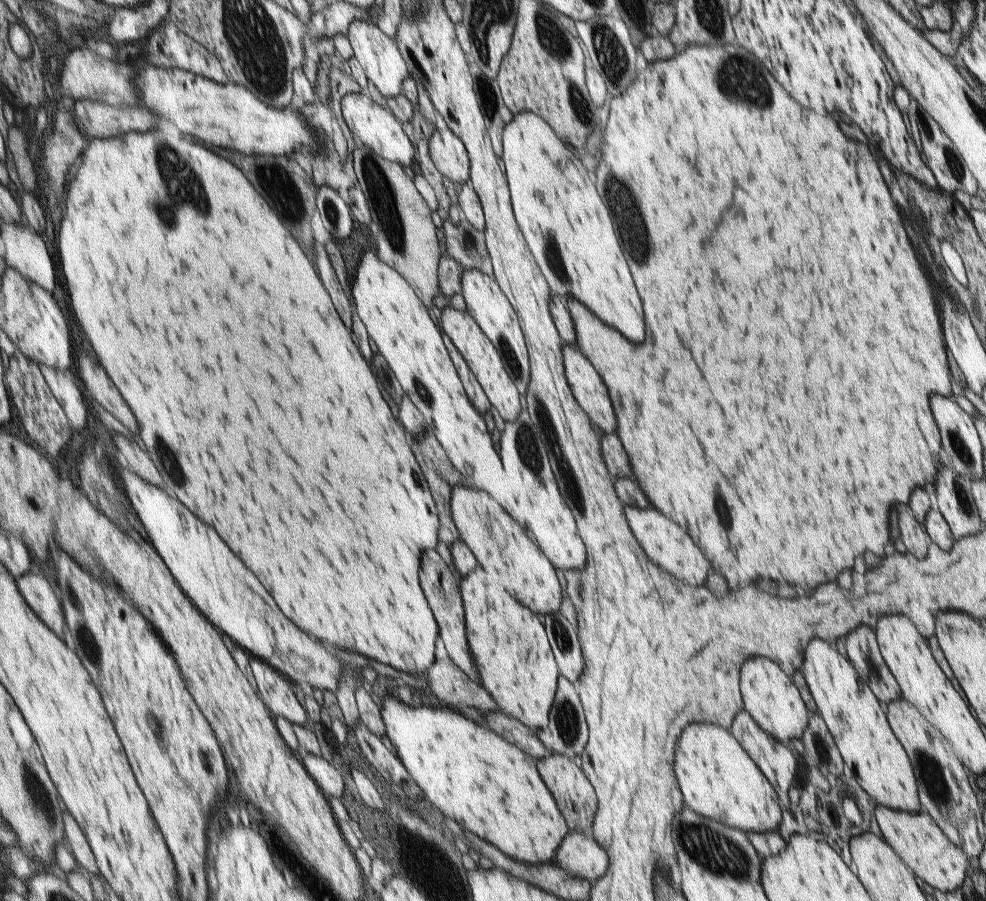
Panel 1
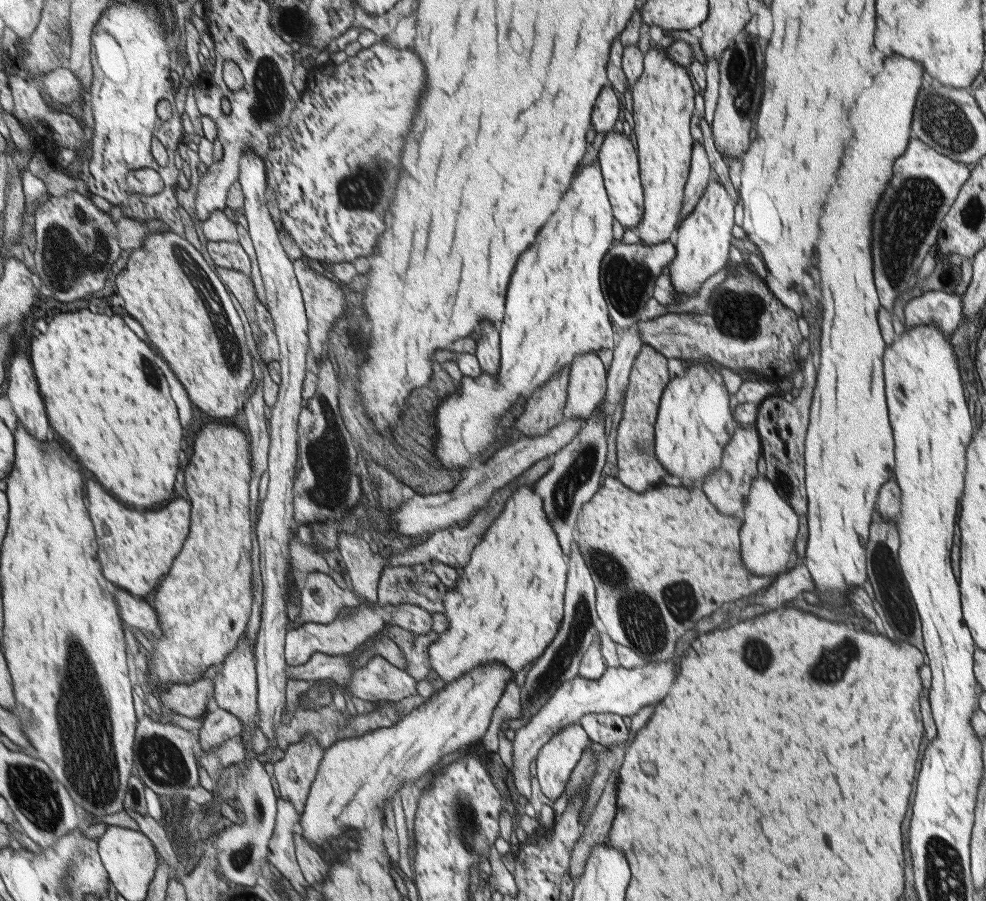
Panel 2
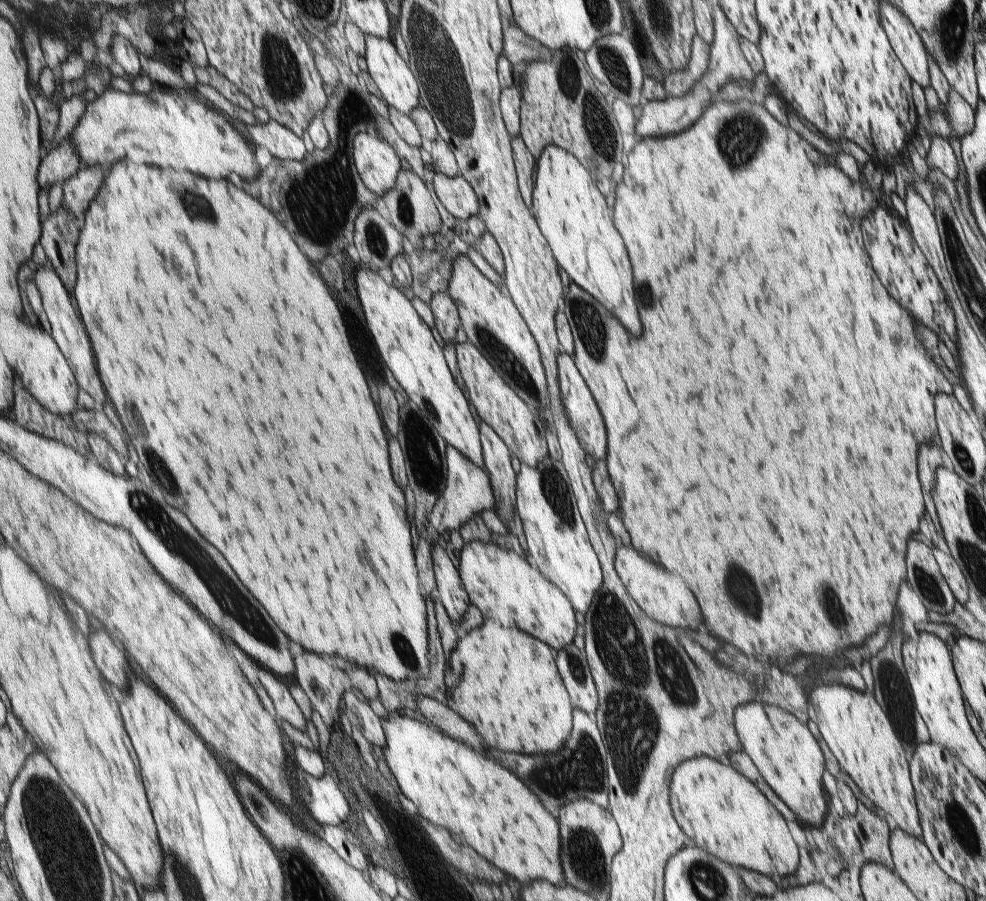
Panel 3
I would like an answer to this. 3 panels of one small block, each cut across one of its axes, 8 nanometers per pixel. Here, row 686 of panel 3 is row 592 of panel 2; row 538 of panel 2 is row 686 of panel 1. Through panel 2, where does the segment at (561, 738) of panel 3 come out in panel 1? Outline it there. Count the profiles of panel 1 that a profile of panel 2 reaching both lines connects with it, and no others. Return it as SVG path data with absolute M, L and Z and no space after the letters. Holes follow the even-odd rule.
M481 566L474 570L476 572L470 572L472 576L461 579L464 580L464 604L470 604L467 633L472 656L476 656L476 668L480 668L480 684L496 701L498 711L519 720L533 731L547 729L560 672L558 672L546 630L534 612L530 612L526 606L517 602L503 586L498 586L498 580L494 582Z

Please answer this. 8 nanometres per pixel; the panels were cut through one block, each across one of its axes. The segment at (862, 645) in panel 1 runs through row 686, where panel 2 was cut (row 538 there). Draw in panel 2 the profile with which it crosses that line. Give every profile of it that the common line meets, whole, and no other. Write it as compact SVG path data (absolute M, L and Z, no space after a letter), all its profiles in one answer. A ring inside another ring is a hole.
M875 505L875 513L870 525L868 544L866 545L866 568L868 578L873 586L876 600L884 609L886 620L894 630L894 634L899 641L911 643L912 646L919 647L924 652L922 625L917 614L916 605L912 600L910 591L905 583L901 564L899 563L900 537L897 531L897 524L892 520L881 518Z

